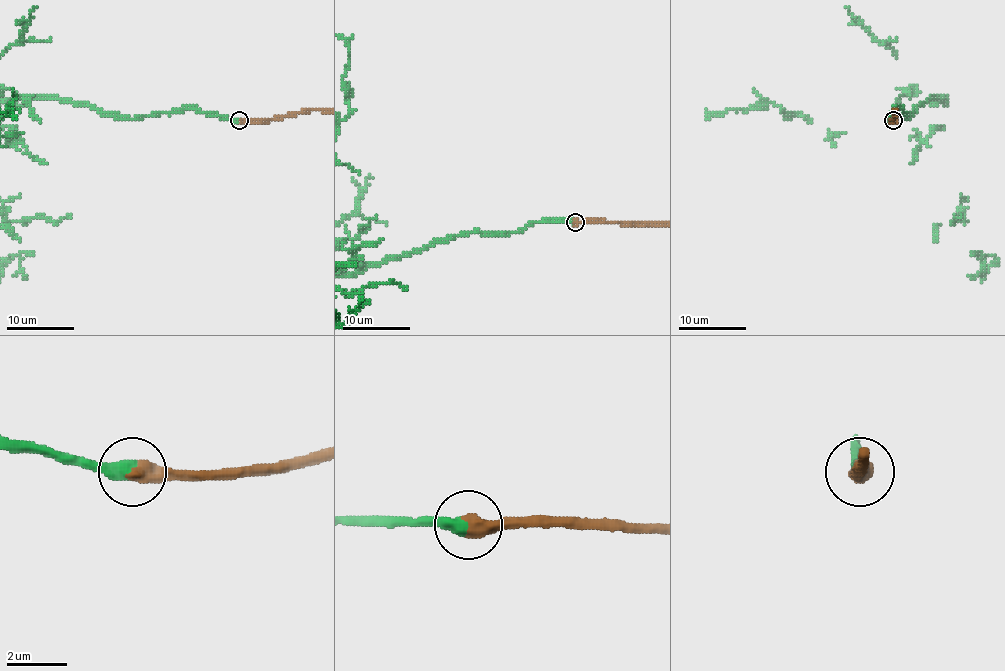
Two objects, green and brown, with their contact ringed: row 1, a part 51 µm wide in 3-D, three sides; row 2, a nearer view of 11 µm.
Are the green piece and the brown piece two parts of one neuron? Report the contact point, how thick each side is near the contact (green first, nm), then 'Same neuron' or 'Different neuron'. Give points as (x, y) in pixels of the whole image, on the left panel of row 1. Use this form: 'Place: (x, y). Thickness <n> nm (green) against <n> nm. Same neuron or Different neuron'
Place: (239, 120). Thickness 480 nm (green) against 600 nm. Same neuron

